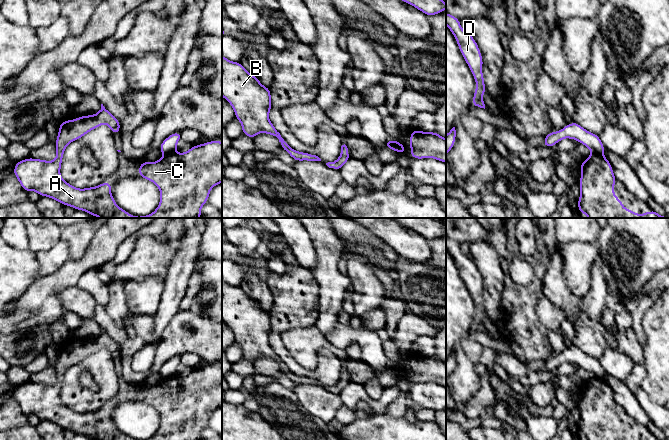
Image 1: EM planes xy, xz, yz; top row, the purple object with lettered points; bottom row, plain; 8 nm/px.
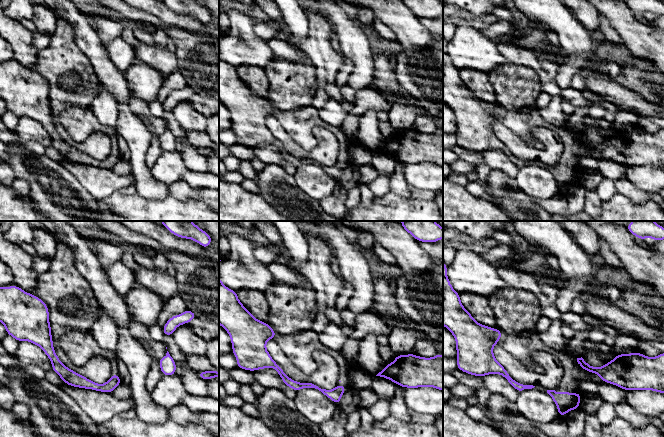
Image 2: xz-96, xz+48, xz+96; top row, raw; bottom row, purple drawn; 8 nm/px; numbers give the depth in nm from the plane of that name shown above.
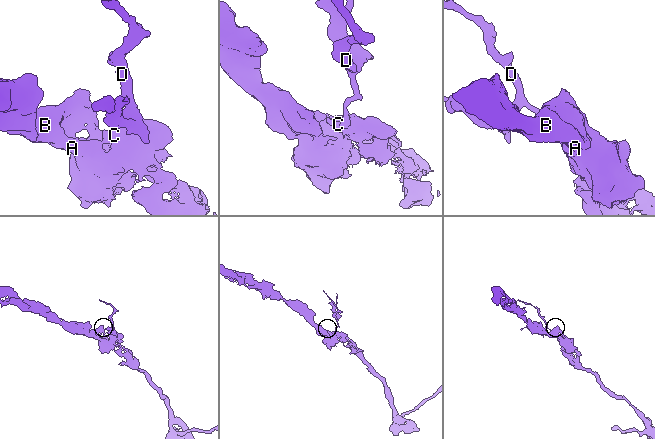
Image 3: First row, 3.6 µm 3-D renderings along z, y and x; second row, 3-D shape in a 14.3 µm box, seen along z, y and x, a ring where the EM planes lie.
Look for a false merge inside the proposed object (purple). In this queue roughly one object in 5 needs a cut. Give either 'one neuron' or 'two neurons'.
two neurons

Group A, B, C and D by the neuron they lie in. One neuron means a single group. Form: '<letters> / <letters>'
A B C / D

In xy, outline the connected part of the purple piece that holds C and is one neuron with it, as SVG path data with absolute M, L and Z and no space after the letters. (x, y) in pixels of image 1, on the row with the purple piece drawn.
M101 104L100 111L94 115L80 116L60 122L54 161L30 157L15 164L13 173L22 188L26 192L36 191L40 197L52 198L64 206L71 206L100 218L200 218L201 207L208 202L211 189L222 183L222 142L220 140L192 146L184 153L166 154L160 160L152 163L143 161L138 168L138 176L153 182L161 194L160 203L153 213L137 217L130 215L116 204L111 195L112 184L104 182L96 187L79 189L67 183L60 175L63 154L67 145L103 124L110 127L113 135L120 133L120 121L103 104Z

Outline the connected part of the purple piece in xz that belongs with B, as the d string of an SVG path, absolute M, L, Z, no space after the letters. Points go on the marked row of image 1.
M222 55L222 96L230 103L242 125L242 133L254 138L263 132L279 139L284 149L295 161L321 161L314 155L292 149L269 120L272 108L269 87L263 86L238 62Z

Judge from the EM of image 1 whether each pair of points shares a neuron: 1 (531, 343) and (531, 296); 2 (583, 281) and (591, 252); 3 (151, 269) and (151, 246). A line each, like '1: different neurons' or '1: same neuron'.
1: same neuron
2: same neuron
3: same neuron

